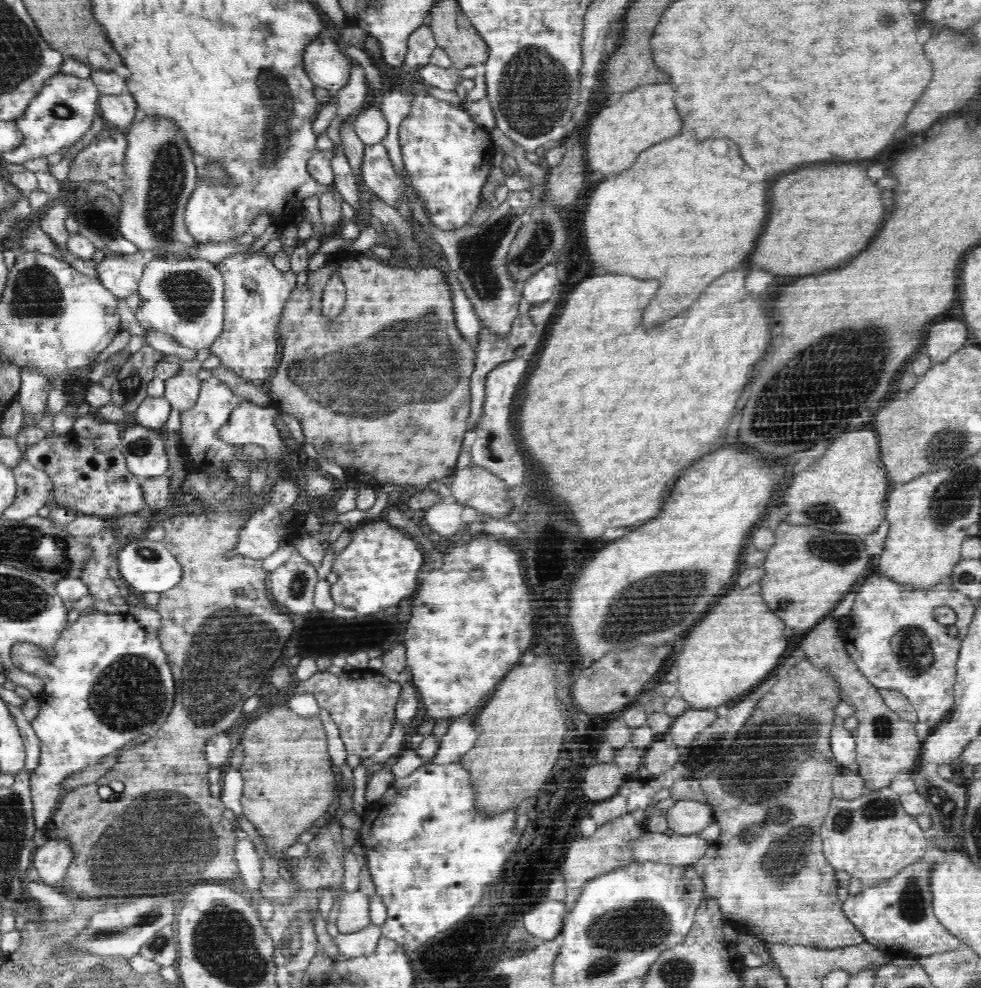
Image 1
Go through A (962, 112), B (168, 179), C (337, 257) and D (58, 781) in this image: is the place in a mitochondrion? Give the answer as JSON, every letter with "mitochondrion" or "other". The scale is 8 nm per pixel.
{"A":"other","B":"mitochondrion","C":"other","D":"other"}

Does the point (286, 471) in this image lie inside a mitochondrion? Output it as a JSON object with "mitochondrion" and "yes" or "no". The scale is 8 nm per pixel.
{"mitochondrion":"no"}

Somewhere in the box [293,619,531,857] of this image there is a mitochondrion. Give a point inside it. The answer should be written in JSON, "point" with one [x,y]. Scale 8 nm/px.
{"point":[384,633]}

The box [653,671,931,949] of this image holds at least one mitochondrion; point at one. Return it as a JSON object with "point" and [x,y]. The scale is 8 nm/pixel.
{"point":[753,773]}

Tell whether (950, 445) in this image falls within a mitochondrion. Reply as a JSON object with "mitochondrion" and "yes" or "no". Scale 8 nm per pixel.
{"mitochondrion":"yes"}

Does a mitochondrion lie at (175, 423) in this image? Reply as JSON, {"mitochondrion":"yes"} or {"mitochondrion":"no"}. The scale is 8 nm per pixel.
{"mitochondrion":"no"}

